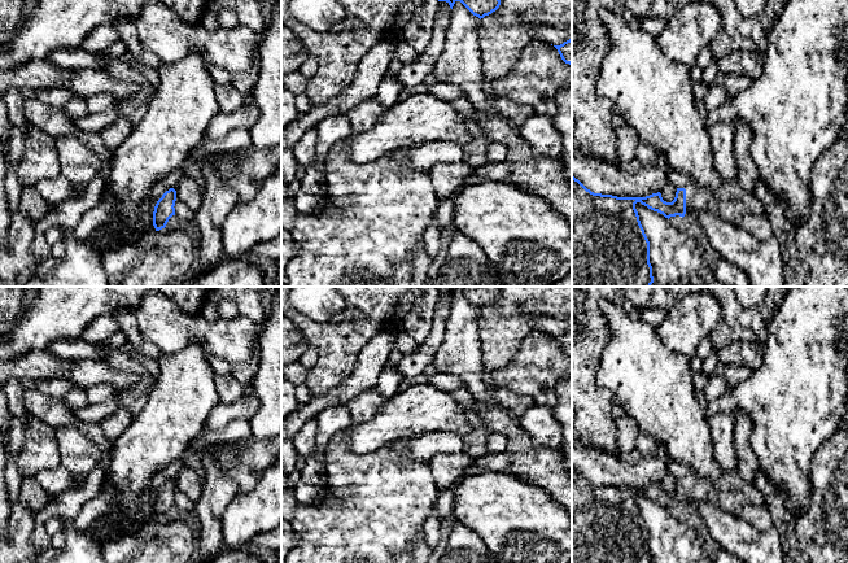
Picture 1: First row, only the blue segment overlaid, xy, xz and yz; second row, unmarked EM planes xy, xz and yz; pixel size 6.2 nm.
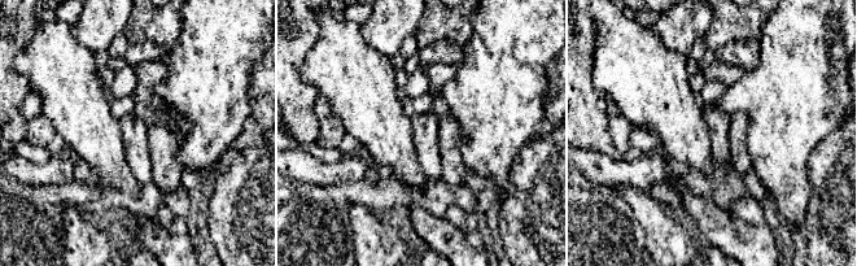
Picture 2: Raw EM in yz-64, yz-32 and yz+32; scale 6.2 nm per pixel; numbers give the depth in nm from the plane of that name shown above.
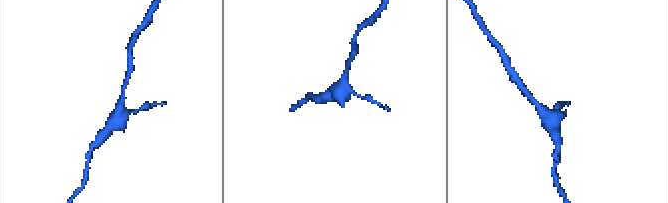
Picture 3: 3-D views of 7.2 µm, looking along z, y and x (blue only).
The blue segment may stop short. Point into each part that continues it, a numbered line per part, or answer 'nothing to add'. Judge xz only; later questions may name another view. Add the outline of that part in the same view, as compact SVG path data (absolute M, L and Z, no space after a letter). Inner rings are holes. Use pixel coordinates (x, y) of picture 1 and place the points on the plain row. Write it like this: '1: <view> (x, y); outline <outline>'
nothing to add

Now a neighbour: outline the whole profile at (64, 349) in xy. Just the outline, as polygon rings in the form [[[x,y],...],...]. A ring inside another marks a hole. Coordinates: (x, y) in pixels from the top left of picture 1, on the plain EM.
[[[80,337],[74,340],[58,340],[47,349],[52,355],[60,359],[86,359],[99,358],[100,342],[91,342]]]

